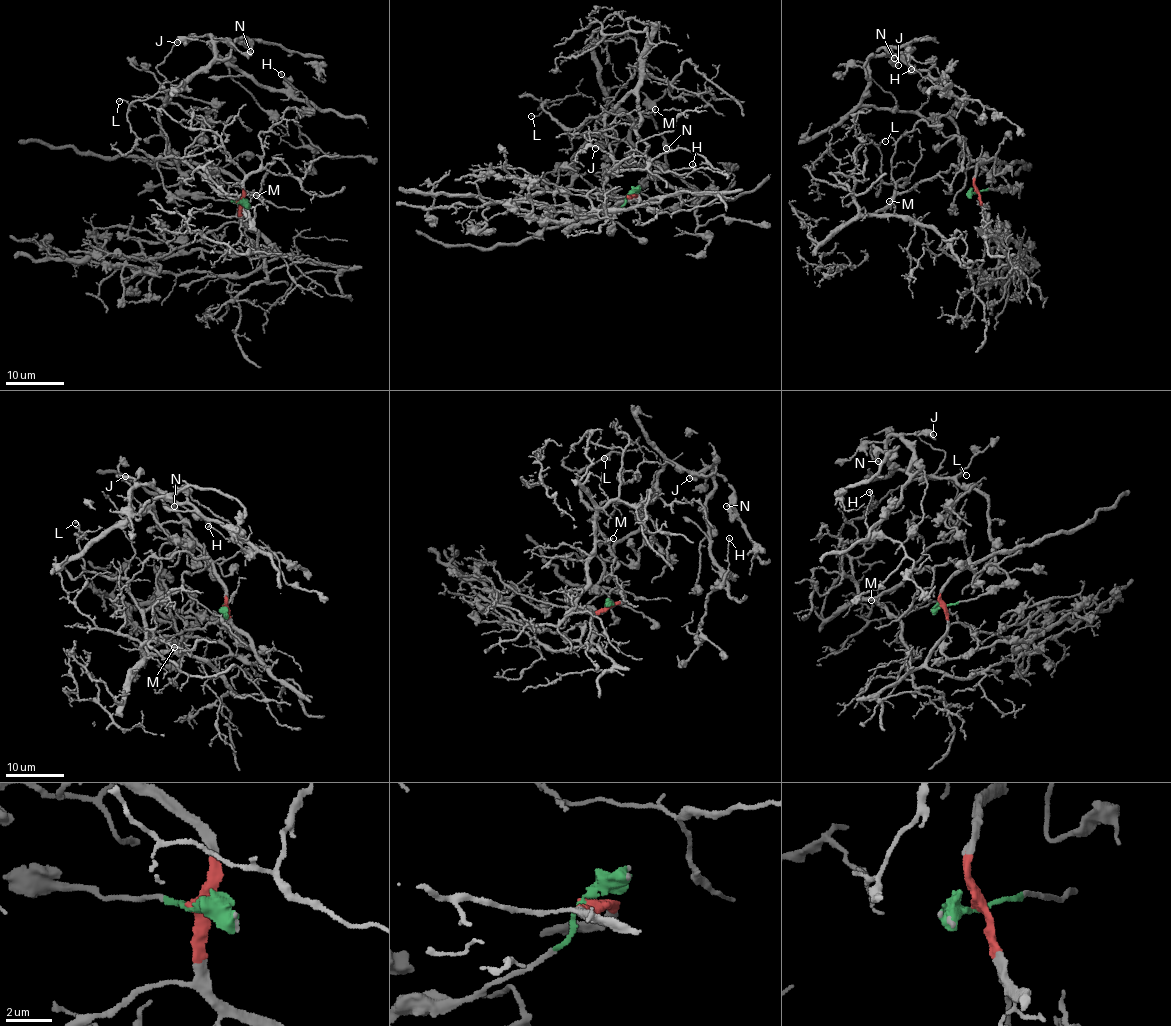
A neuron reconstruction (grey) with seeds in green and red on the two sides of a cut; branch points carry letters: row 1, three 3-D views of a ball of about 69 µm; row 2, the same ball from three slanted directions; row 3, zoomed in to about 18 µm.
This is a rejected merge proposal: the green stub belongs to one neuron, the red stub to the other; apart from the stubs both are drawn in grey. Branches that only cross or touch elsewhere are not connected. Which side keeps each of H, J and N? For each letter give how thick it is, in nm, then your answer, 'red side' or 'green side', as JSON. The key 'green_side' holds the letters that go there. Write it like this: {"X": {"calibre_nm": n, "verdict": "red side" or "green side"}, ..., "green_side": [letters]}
{"H": {"calibre_nm": 160, "verdict": "green side"}, "J": {"calibre_nm": 440, "verdict": "green side"}, "N": {"calibre_nm": 150, "verdict": "green side"}, "green_side": ["H", "J", "N"]}

